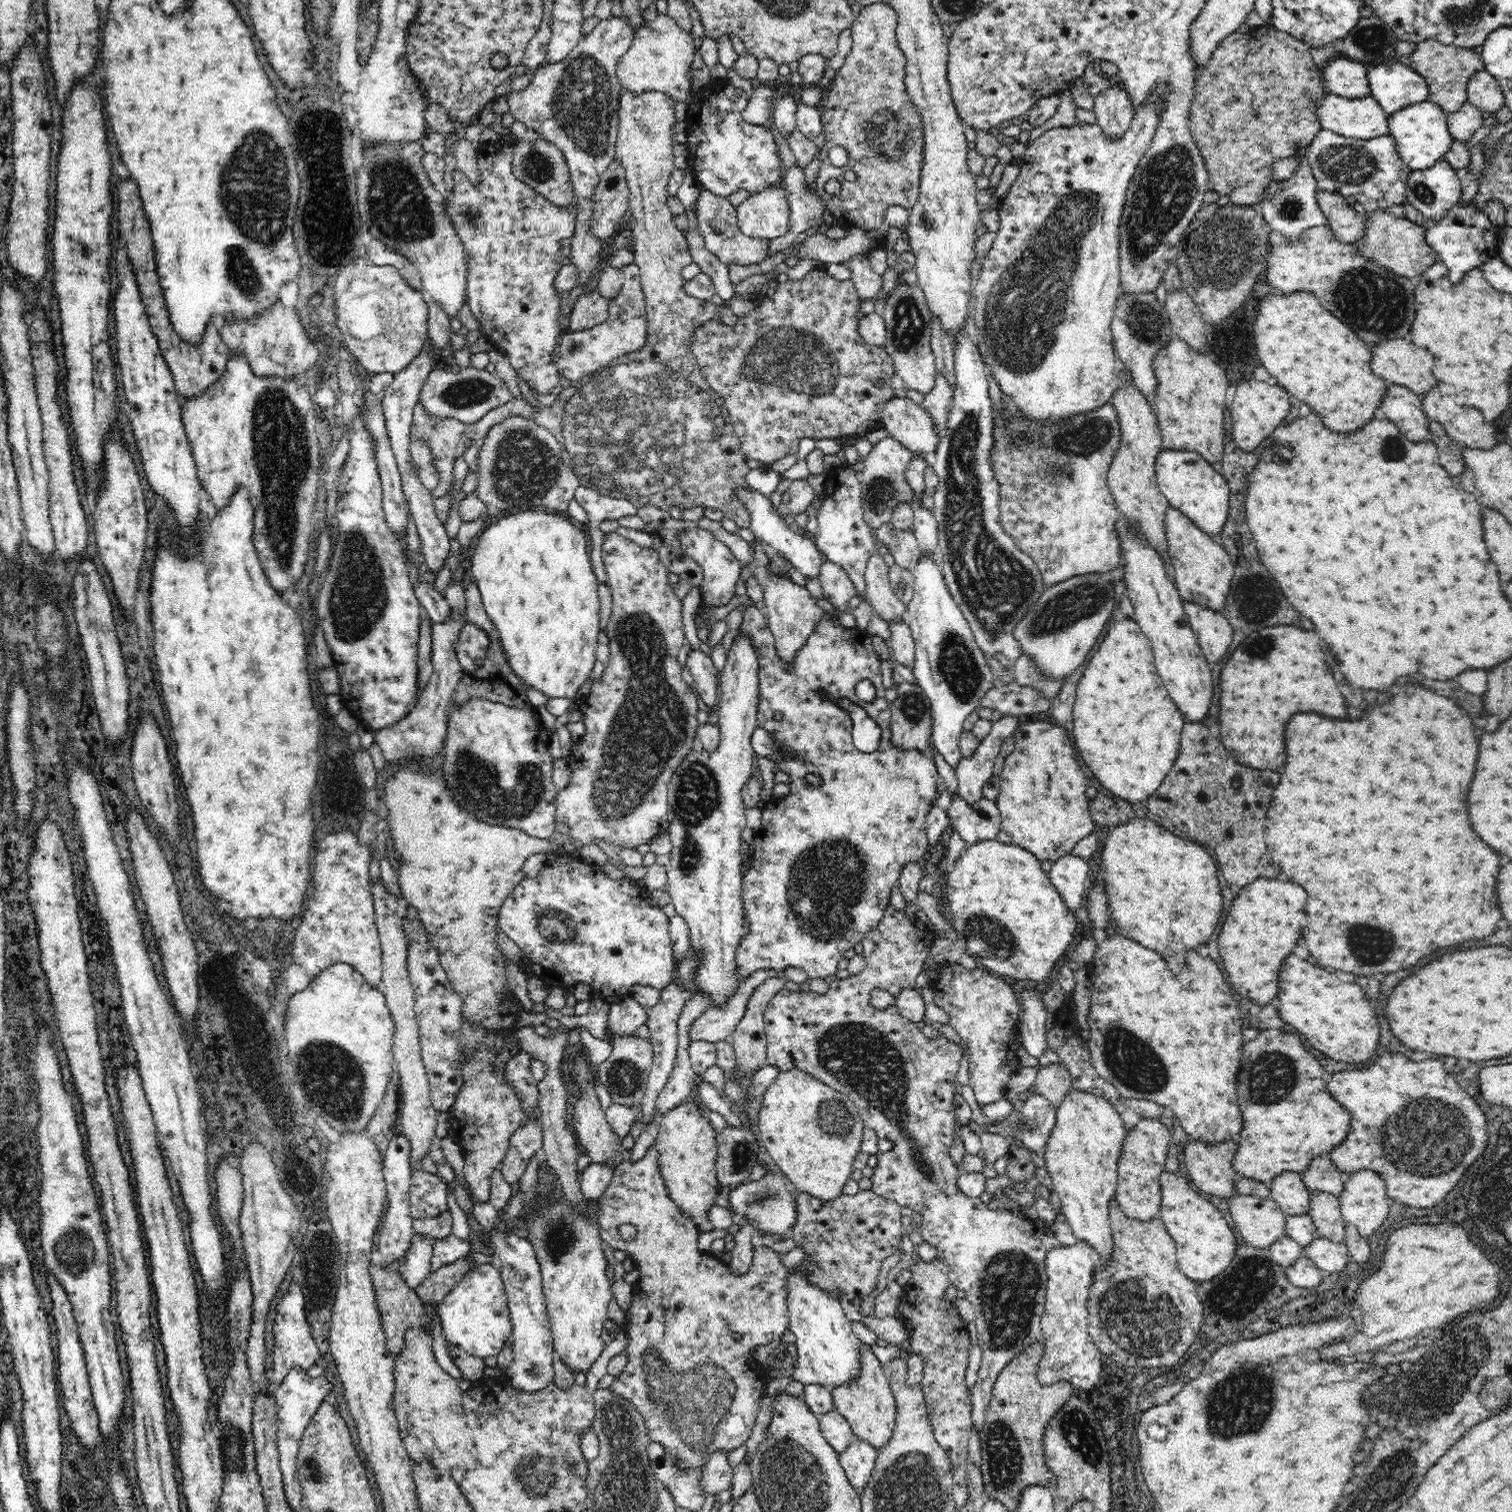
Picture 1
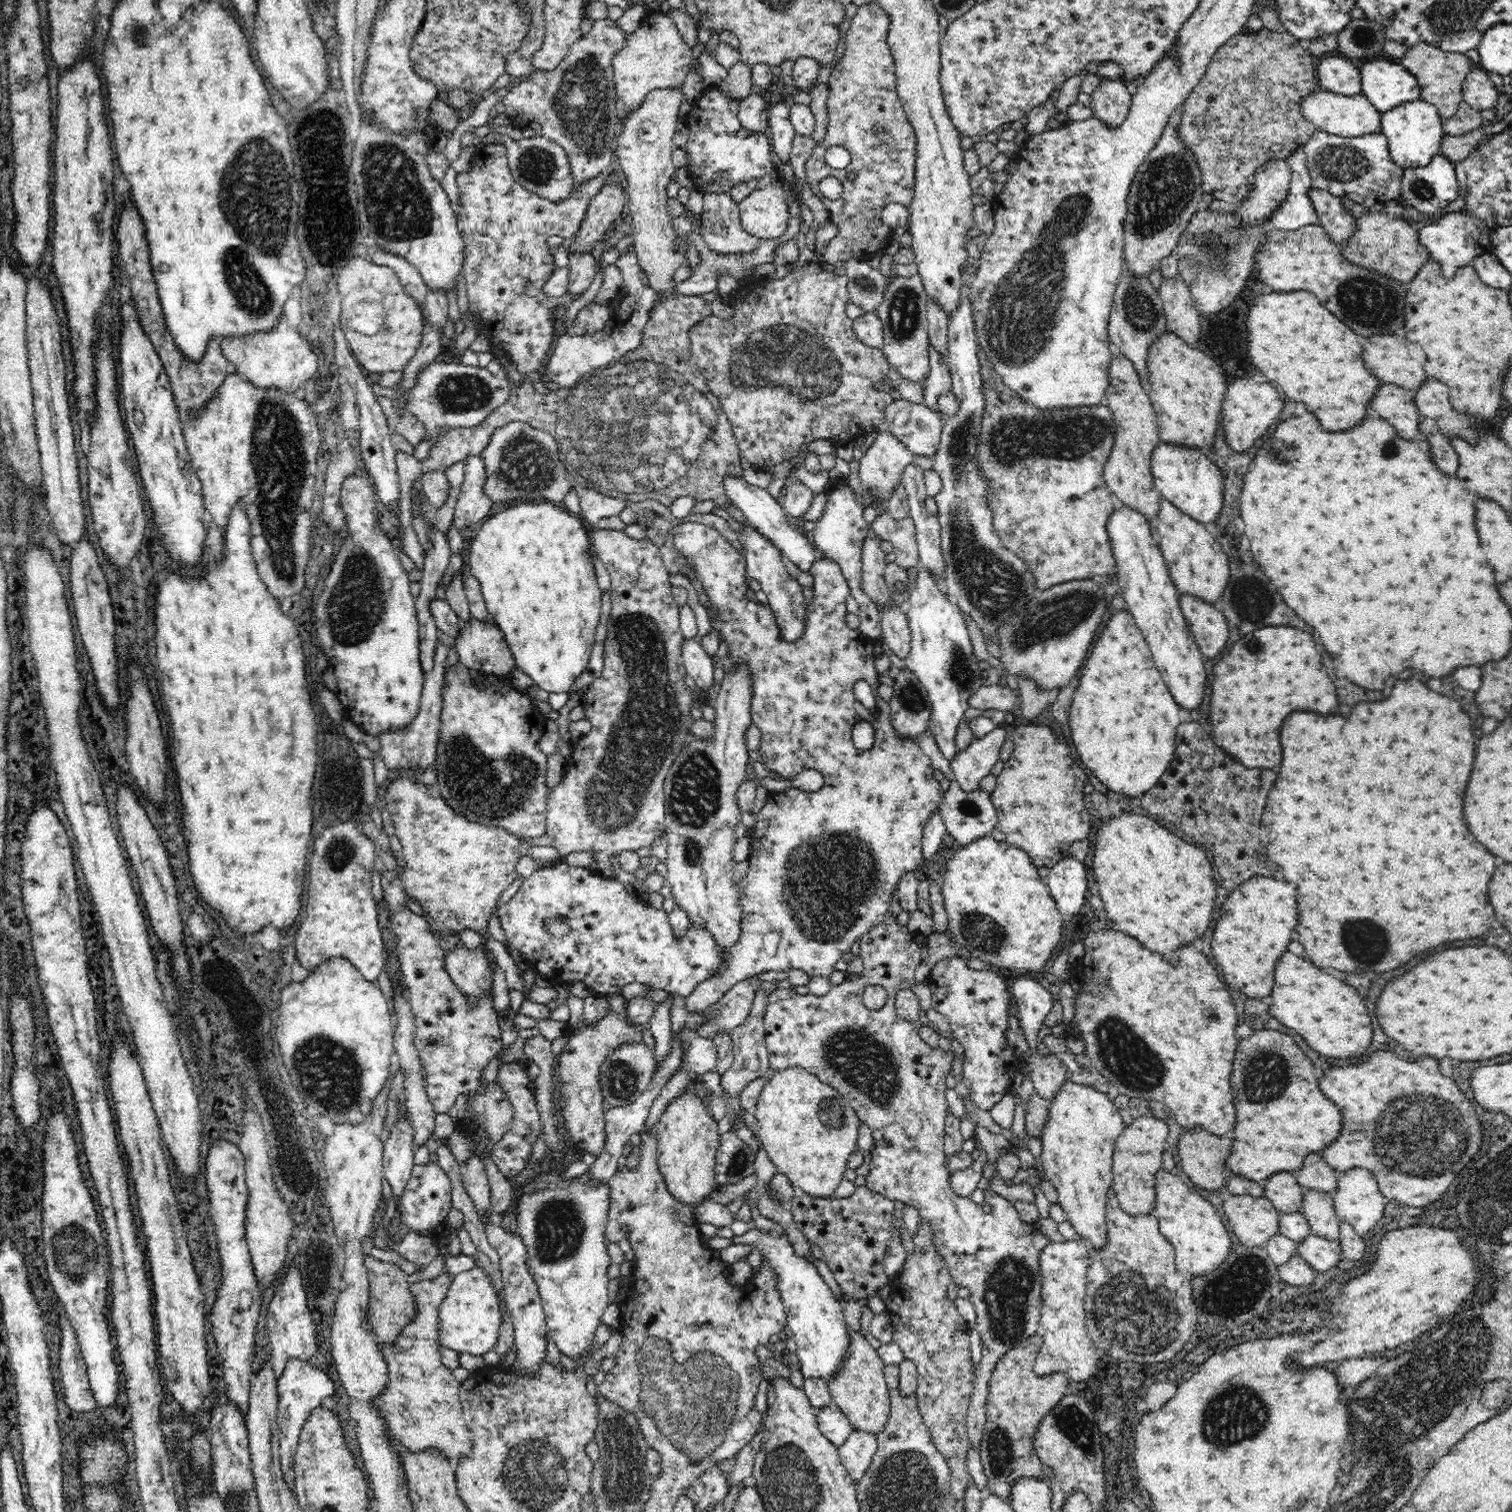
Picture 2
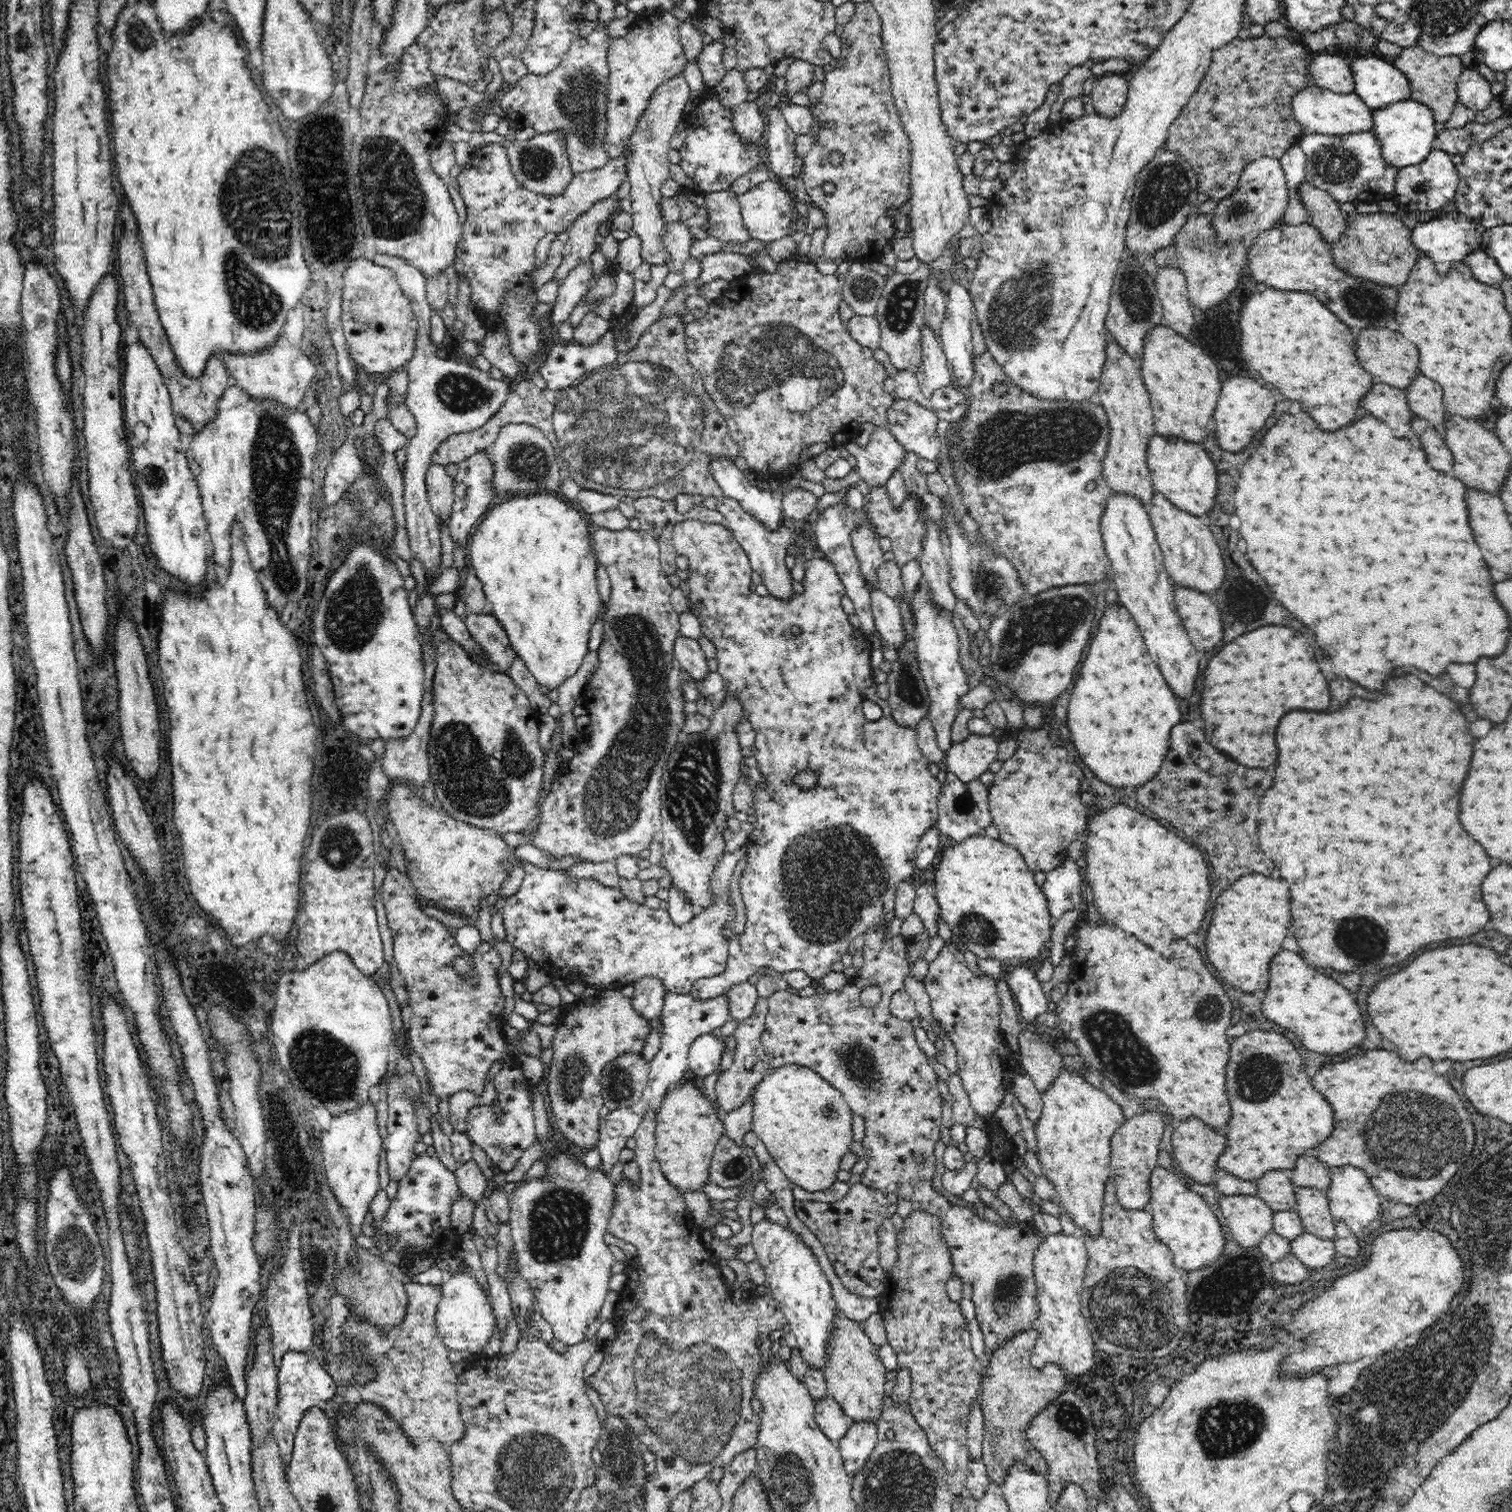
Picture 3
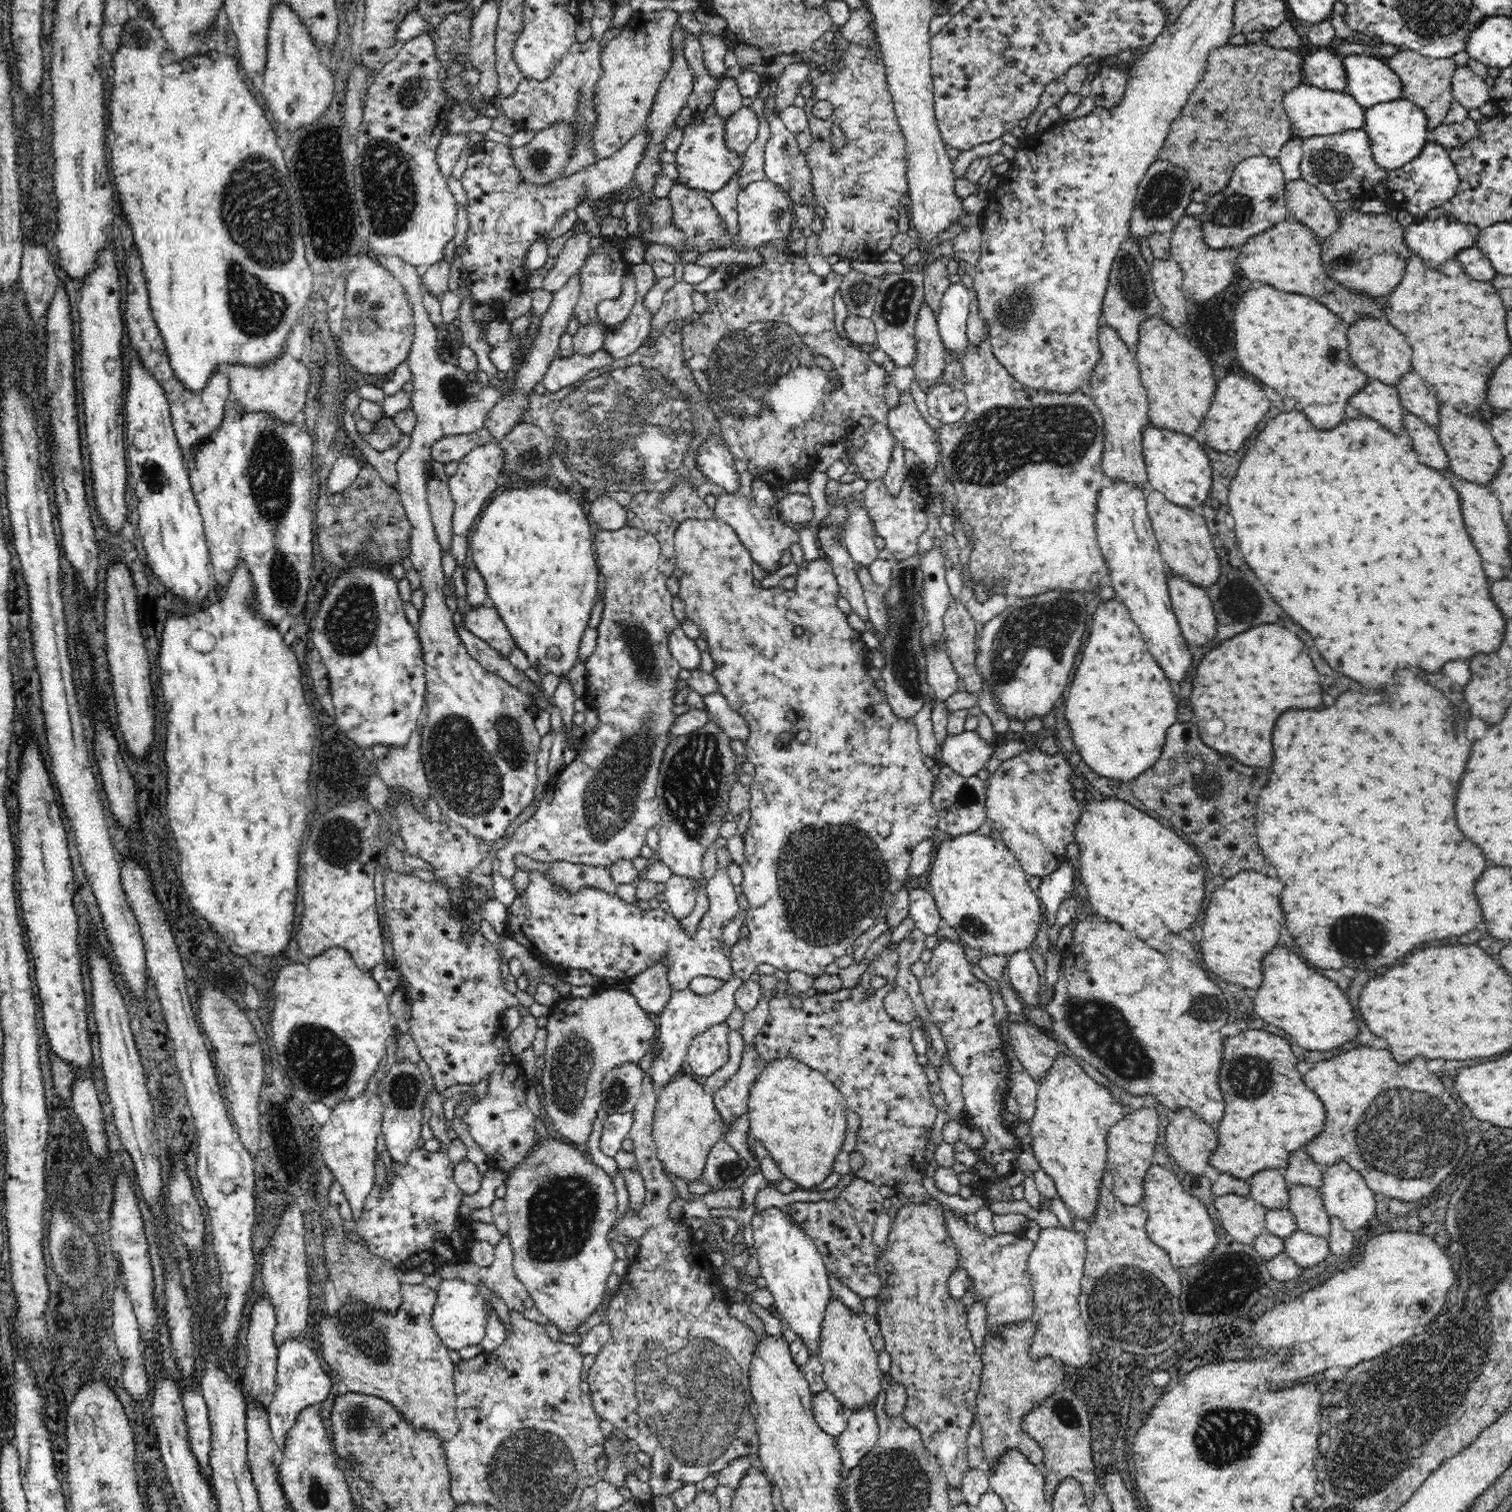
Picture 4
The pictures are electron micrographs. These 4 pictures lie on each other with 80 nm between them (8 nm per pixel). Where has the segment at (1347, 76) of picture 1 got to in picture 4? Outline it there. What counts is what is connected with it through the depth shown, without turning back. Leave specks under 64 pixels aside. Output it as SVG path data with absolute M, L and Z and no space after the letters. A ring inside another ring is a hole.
M1326 48L1318 49L1301 62L1302 82L1324 90L1342 92L1346 87L1342 57Z

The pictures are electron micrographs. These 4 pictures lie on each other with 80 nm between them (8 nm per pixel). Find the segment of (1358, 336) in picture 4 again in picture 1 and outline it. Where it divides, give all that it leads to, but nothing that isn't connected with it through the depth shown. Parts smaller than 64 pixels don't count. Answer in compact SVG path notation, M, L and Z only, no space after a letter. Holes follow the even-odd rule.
M1384 340L1380 346L1374 346L1374 374L1421 396L1438 384L1432 376L1432 364L1434 356L1428 350L1406 340Z

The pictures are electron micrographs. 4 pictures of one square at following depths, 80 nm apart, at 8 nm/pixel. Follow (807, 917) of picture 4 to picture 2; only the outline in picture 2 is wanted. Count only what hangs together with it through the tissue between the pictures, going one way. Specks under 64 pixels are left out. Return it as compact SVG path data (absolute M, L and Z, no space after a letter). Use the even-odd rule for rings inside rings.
M686 519L676 526L672 531L673 541L678 552L685 556L688 564L692 564L691 568L696 568L698 578L702 582L702 588L706 590L710 602L714 608L720 610L720 618L714 620L714 628L720 630L722 640L726 640L730 644L730 656L724 660L724 668L732 670L732 666L740 660L748 660L747 676L751 682L750 700L751 700L751 721L759 732L762 733L762 738L759 739L758 752L762 755L762 763L767 770L776 772L782 779L794 780L802 770L812 769L818 770L822 774L824 784L820 790L816 792L802 792L797 791L796 788L788 788L783 793L770 793L769 798L766 799L764 806L757 815L756 827L750 832L750 852L746 859L748 859L749 866L747 868L746 876L737 883L739 902L741 903L741 933L738 942L734 942L726 951L725 956L726 964L722 974L719 976L712 976L696 985L690 996L685 997L685 1009L688 1012L701 1012L713 1005L721 996L724 996L738 982L746 980L747 978L754 977L766 971L790 971L791 969L799 969L809 977L825 976L829 977L835 971L836 962L842 959L844 952L850 951L852 944L860 939L863 934L866 934L874 926L878 926L885 920L885 914L890 910L892 904L892 892L897 888L898 881L905 876L906 873L912 873L913 870L922 864L922 836L923 830L927 822L932 817L933 812L939 808L943 793L940 783L934 777L935 768L928 756L919 747L917 741L914 741L910 735L900 735L897 728L894 728L891 722L891 709L889 702L880 698L878 689L881 685L878 679L878 672L874 667L874 659L876 654L874 651L875 639L866 636L862 631L850 628L846 622L846 598L850 596L850 587L846 577L842 574L840 565L836 564L833 560L820 556L812 568L808 570L814 578L814 598L811 602L806 603L806 618L804 618L804 634L798 638L797 641L788 642L782 639L778 625L774 618L776 613L771 606L762 606L758 602L750 602L744 598L746 592L746 557L742 551L738 550L736 546L728 541L721 534L721 531L716 530L714 527L703 525L696 519ZM859 680L866 681L876 698L876 706L880 714L874 716L866 706L862 705L854 696L853 689L856 682ZM864 720L876 731L876 740L874 740L874 747L871 750L862 751L854 746L852 740L852 730L854 724Z

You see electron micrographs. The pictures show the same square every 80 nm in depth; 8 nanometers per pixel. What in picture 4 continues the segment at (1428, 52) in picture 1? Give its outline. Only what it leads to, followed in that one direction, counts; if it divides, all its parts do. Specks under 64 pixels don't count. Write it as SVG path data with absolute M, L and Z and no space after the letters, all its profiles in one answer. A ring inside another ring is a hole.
M1405 50L1388 57L1387 65L1398 74L1399 80L1402 81L1402 91L1399 92L1399 96L1413 102L1426 113L1428 130L1433 132L1438 125L1444 123L1450 104L1454 100L1454 95L1450 90L1450 78L1457 65L1452 57L1432 58L1414 52L1414 50Z

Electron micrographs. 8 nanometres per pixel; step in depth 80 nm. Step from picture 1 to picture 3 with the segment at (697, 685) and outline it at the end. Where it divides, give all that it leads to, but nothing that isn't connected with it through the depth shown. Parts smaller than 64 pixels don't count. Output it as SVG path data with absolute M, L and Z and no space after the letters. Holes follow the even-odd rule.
M680 634L674 640L674 655L681 664L682 670L689 672L695 682L703 681L708 676L710 670L706 655L697 639L686 638Z

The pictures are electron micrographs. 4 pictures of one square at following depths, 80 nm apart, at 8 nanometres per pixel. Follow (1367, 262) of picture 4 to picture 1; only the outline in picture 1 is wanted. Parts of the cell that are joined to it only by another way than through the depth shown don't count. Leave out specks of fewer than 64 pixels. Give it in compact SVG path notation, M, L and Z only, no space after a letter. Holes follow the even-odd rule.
M1393 205L1384 211L1379 209L1366 212L1363 238L1355 244L1358 253L1367 260L1376 262L1380 268L1392 273L1416 280L1420 274L1430 269L1430 266L1439 262L1438 255L1426 242L1427 229L1406 219L1404 205Z

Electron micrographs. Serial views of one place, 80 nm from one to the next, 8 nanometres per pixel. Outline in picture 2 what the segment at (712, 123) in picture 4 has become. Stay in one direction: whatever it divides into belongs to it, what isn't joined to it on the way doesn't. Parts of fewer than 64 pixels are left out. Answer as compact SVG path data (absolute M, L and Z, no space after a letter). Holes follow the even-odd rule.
M712 87L706 89L703 95L690 105L687 118L684 120L690 134L682 149L685 151L686 167L694 178L695 187L702 193L726 193L740 182L758 180L762 185L765 181L772 181L776 177L774 165L770 165L770 138L766 137L765 132L752 132L740 126L738 108L740 102L728 98L726 93Z

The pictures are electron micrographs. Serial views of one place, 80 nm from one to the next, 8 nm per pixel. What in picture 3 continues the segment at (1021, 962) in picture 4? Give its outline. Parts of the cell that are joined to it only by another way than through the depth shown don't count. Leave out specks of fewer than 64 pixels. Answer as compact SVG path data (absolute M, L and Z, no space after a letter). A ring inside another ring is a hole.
M1020 963L1014 971L1006 975L1005 981L1013 995L1018 1016L1024 1025L1035 1027L1036 1018L1049 1012L1050 1000L1042 991L1041 982L1030 969L1030 963Z

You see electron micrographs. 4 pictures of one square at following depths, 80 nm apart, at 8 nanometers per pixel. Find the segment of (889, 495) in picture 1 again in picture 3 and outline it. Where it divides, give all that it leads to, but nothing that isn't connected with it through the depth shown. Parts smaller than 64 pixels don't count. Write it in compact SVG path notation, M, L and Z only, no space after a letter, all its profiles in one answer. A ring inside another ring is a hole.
M886 425L876 426L867 445L856 454L858 466L855 469L868 486L886 488L888 478L901 468L905 453L905 448Z

